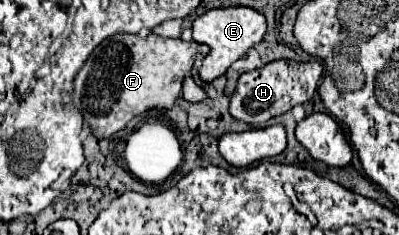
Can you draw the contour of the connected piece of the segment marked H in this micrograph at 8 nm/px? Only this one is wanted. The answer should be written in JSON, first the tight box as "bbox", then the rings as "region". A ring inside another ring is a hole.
{"bbox":[229,59,323,123],"region":[[[277,59],[277,61],[271,61],[259,69],[247,71],[239,77],[237,89],[231,97],[229,111],[235,119],[241,119],[245,123],[265,123],[271,117],[277,117],[299,103],[311,101],[311,97],[317,91],[321,73],[323,73],[323,63],[319,59],[311,59],[311,61]]]}

